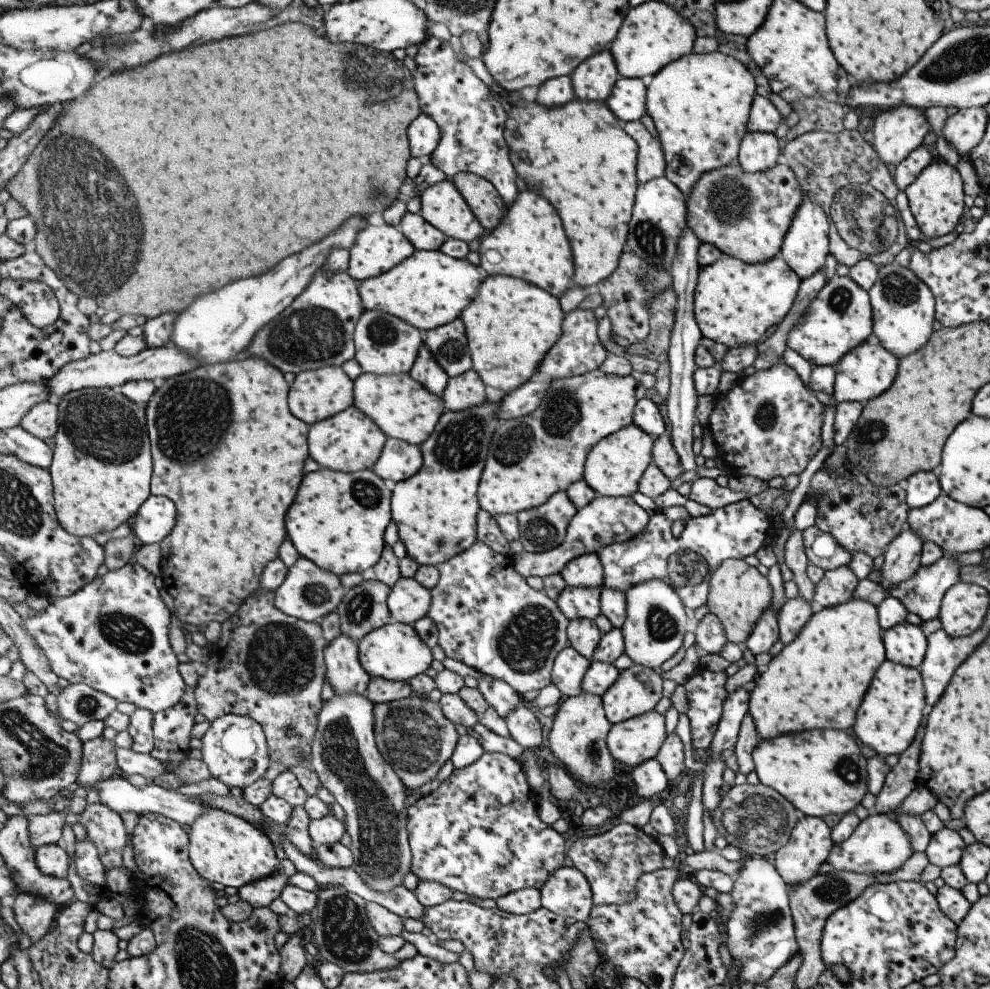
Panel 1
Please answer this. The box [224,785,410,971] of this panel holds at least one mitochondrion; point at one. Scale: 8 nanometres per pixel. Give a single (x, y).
(345, 936)

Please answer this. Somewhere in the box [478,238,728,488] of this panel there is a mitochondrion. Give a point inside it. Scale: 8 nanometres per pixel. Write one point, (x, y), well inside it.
(563, 413)

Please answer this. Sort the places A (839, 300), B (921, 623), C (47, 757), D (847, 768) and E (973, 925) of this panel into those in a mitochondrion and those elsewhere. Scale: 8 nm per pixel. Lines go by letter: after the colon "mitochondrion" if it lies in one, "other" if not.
A: mitochondrion
B: other
C: mitochondrion
D: mitochondrion
E: other

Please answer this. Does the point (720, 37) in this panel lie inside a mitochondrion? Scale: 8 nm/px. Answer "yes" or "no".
no

